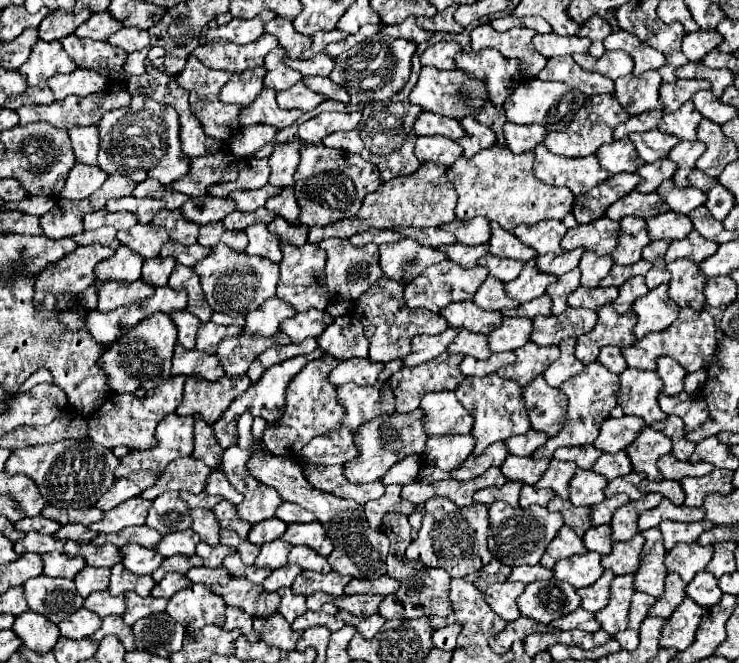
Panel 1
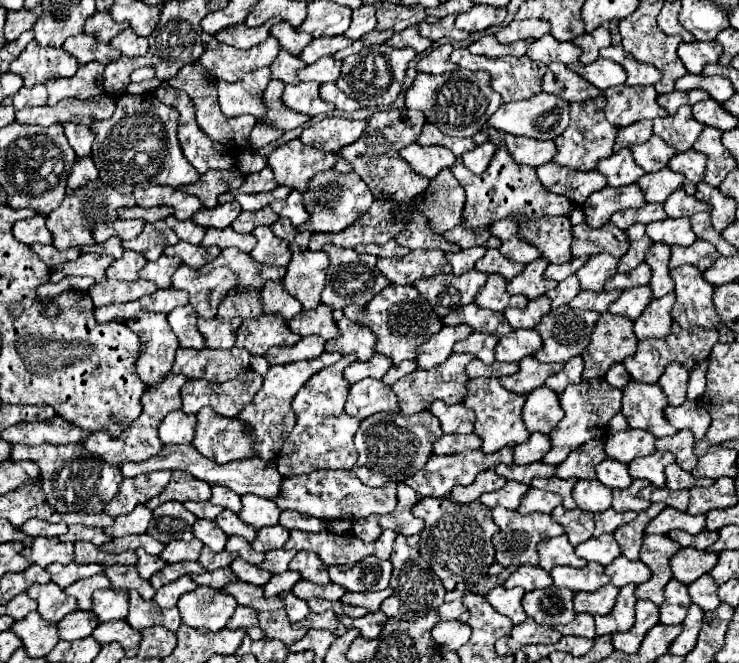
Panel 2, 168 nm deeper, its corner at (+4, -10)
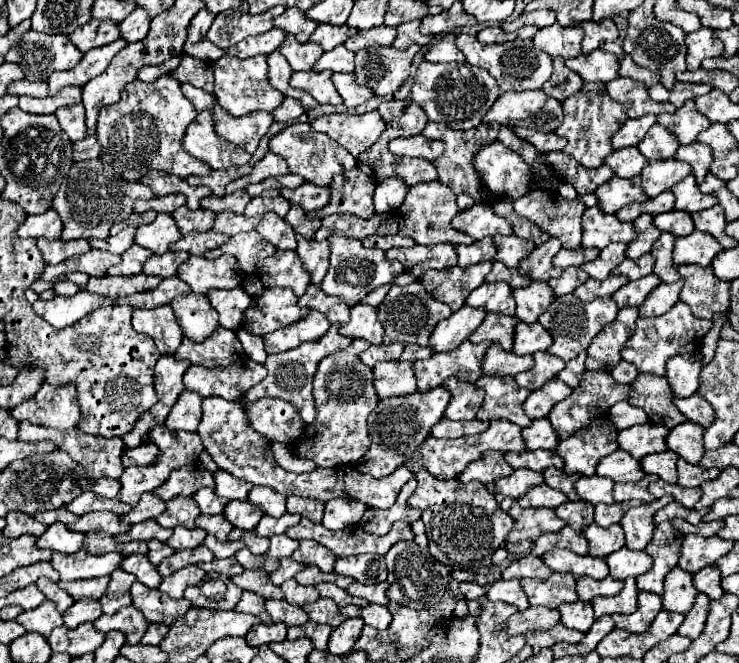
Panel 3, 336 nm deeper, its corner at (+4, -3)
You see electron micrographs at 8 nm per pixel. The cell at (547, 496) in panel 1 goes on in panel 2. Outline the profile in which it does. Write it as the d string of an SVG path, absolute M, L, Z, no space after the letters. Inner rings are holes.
M530 488L528 496L524 496L524 502L520 504L518 512L520 512L520 514L530 514L530 512L552 512L552 510L554 510L556 506L560 506L560 504L562 504L562 498L560 498L558 494Z

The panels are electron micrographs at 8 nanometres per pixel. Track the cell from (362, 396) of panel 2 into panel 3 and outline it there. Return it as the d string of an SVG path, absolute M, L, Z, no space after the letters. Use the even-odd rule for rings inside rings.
M382 361L374 365L372 373L374 373L374 389L380 399L416 393L416 377L412 371L412 363Z

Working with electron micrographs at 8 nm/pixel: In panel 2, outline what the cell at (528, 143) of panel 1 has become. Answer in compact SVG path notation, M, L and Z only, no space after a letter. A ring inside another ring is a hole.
M512 134L506 136L506 148L518 164L528 164L534 168L550 162L556 154L554 142L548 140L542 142L542 140L532 140L532 138L512 136Z

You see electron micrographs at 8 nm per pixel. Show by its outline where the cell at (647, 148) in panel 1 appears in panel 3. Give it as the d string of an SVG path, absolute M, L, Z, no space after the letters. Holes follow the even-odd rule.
M656 123L646 133L644 141L640 141L638 149L648 161L652 161L652 159L672 159L676 149L678 149L678 145L680 145L678 139L670 131L666 131L662 125Z

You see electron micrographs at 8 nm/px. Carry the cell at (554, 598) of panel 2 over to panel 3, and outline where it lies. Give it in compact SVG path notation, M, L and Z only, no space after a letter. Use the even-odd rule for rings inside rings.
M554 573L548 579L522 579L522 589L528 595L530 605L544 605L556 609L562 603L576 603L576 579L568 573Z

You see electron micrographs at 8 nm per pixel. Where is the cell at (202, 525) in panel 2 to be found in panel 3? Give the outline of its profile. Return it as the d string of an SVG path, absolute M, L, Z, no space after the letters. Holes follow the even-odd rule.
M198 515L196 519L196 527L212 533L218 541L226 541L228 533L234 529L224 515Z

